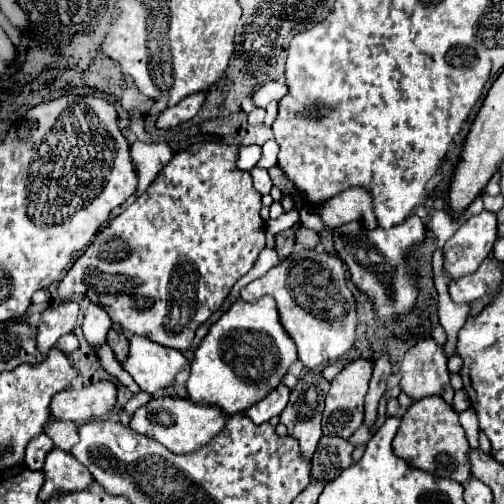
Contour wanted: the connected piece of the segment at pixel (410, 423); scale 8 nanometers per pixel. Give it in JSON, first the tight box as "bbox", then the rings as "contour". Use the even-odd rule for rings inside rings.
{"bbox":[394,396,470,482],"contour":[[[438,396],[416,400],[406,414],[402,416],[398,434],[394,438],[394,454],[404,458],[408,464],[432,472],[434,476],[452,478],[456,482],[466,482],[470,478],[470,460],[468,460],[468,440],[464,428],[458,422],[458,414],[450,404]]]}

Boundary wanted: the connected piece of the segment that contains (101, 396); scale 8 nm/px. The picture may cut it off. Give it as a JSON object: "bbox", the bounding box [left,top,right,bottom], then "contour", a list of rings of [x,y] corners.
{"bbox":[50,382,116,422],"contour":[[[96,382],[82,390],[62,390],[50,402],[50,414],[58,420],[88,422],[104,416],[116,404],[116,386],[112,382]]]}

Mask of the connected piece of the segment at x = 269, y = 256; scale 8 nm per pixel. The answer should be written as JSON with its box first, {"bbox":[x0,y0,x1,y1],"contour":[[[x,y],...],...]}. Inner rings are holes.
{"bbox":[238,248,280,286],"contour":[[[264,248],[264,250],[260,252],[260,256],[258,256],[256,264],[250,268],[250,272],[248,272],[248,274],[244,274],[238,282],[240,282],[242,286],[246,286],[246,284],[250,284],[252,280],[256,280],[256,278],[264,276],[264,274],[266,274],[270,268],[274,268],[278,262],[280,262],[280,260],[278,260],[276,250],[274,250],[274,248]]]}

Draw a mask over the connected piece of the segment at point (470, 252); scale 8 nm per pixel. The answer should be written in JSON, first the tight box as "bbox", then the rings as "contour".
{"bbox":[444,210,498,278],"contour":[[[484,210],[478,216],[470,216],[444,246],[444,268],[450,278],[472,274],[480,262],[492,252],[498,238],[496,214]]]}

